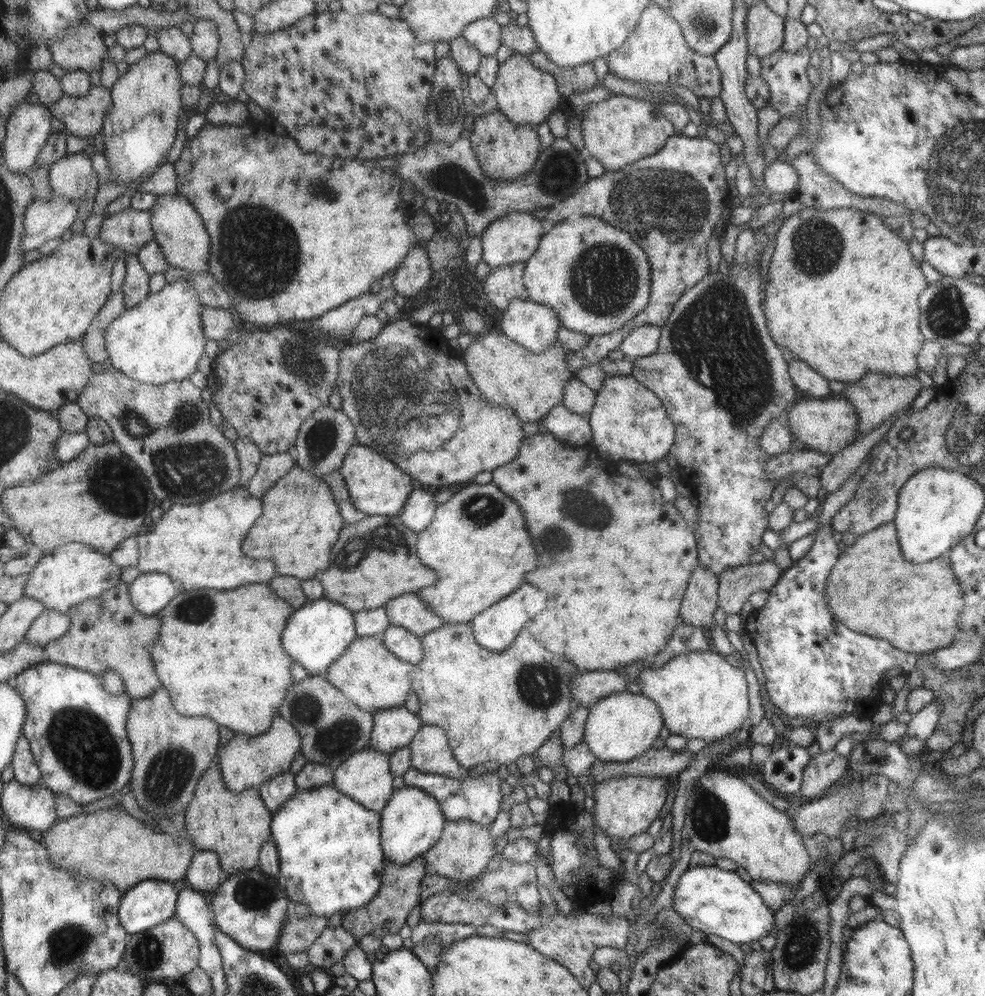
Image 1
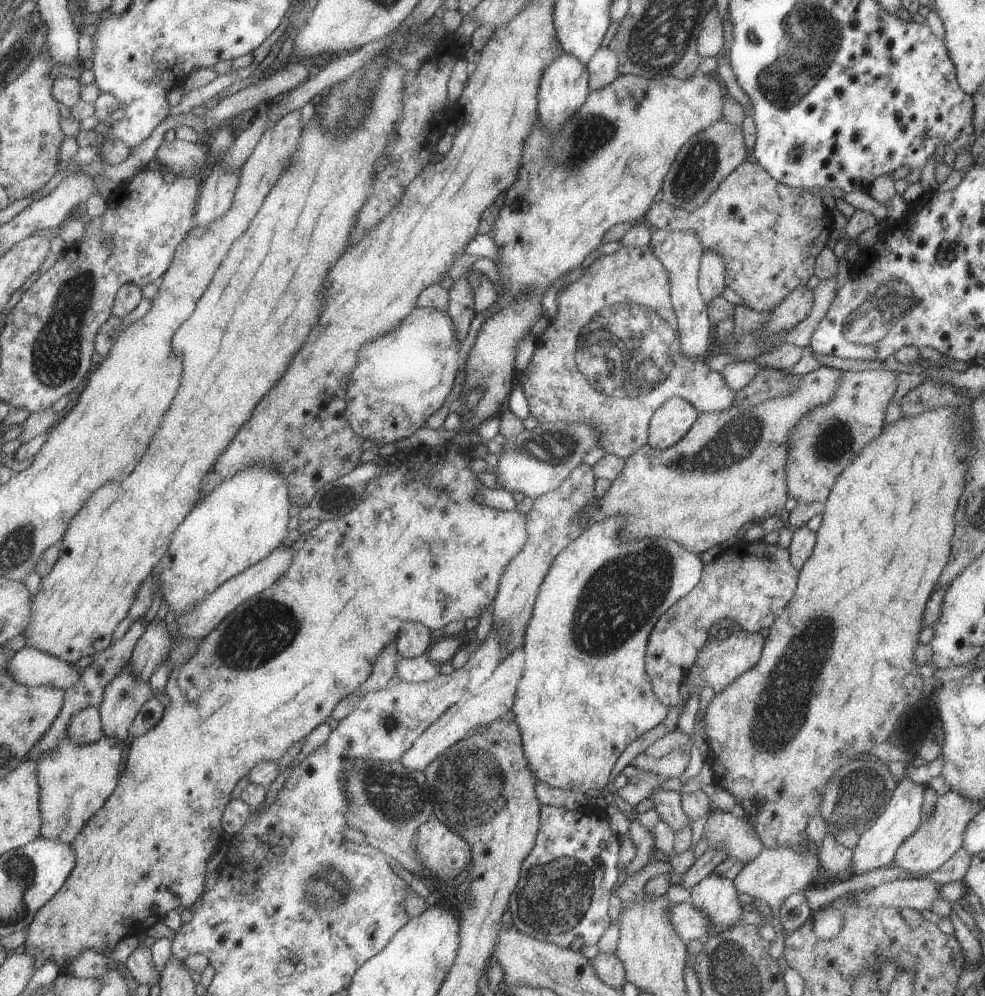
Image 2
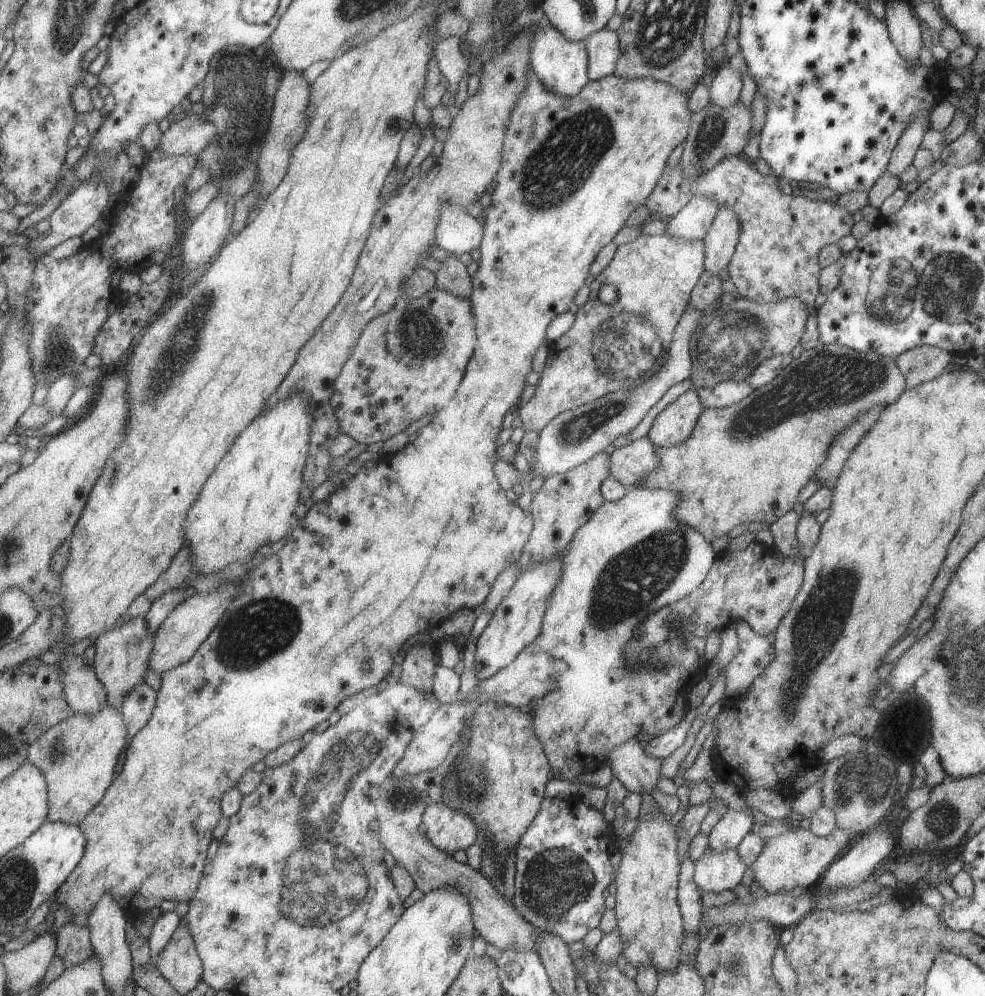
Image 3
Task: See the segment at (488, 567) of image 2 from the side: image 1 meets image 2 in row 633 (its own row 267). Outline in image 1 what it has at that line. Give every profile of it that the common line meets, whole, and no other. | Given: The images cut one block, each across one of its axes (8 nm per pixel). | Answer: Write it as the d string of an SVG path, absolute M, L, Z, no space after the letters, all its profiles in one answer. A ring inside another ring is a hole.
M206 122L198 134L189 137L180 158L173 164L178 176L178 192L184 195L202 215L208 235L210 235L210 260L208 272L216 279L232 298L236 316L246 326L272 327L288 324L289 321L311 320L338 308L345 302L370 292L370 286L386 273L395 271L406 256L416 246L426 246L425 241L416 239L414 231L406 224L417 210L412 204L402 202L400 188L402 178L392 172L392 168L375 166L370 159L345 159L329 157L302 150L292 138L278 136L268 130L256 130L248 126L232 124L212 124Z

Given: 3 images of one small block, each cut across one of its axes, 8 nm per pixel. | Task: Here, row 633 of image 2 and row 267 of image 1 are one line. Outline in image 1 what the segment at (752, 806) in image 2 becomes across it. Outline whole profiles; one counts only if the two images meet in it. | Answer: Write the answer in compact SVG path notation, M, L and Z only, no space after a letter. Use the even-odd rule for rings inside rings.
M806 207L788 216L776 232L776 246L770 260L768 280L766 280L765 285L766 326L770 329L774 343L788 348L794 356L806 362L809 367L812 367L812 370L829 381L837 380L845 384L856 382L860 381L869 372L907 377L914 375L914 372L918 370L916 354L920 352L925 344L924 335L920 332L920 324L918 324L921 316L920 308L918 308L918 296L920 296L920 292L928 288L928 282L926 282L918 262L914 260L914 256L908 250L908 241L906 239L902 240L901 235L882 222L884 222L884 219L878 217L878 215L854 210L850 207L830 210Z

